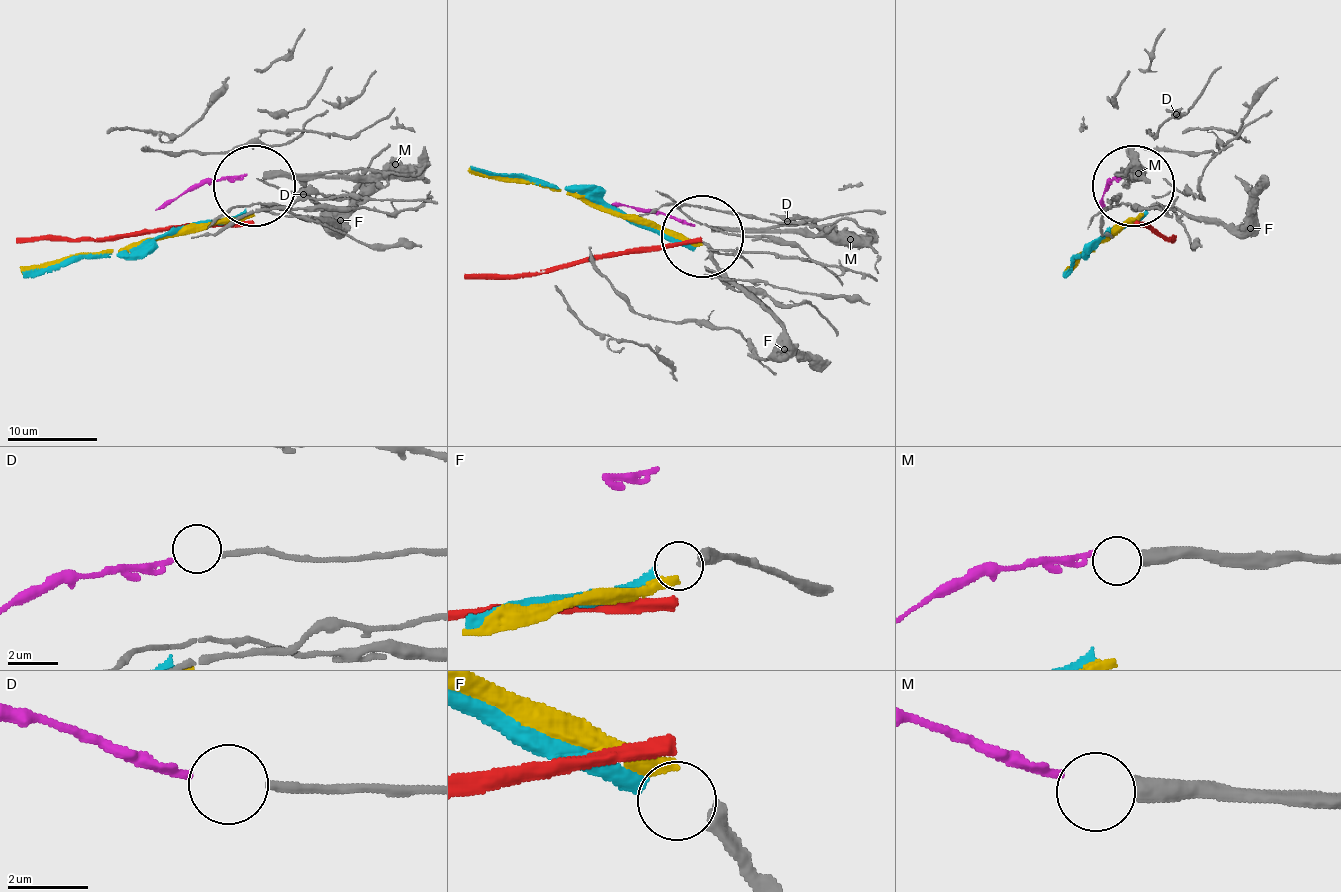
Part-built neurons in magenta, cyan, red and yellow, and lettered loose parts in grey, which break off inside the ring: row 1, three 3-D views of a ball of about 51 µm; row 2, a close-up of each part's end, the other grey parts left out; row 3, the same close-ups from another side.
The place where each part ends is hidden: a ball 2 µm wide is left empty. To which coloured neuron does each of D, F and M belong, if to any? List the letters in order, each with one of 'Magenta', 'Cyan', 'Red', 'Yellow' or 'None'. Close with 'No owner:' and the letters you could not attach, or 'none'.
D: Magenta
F: Cyan
M: None
No owner: M

